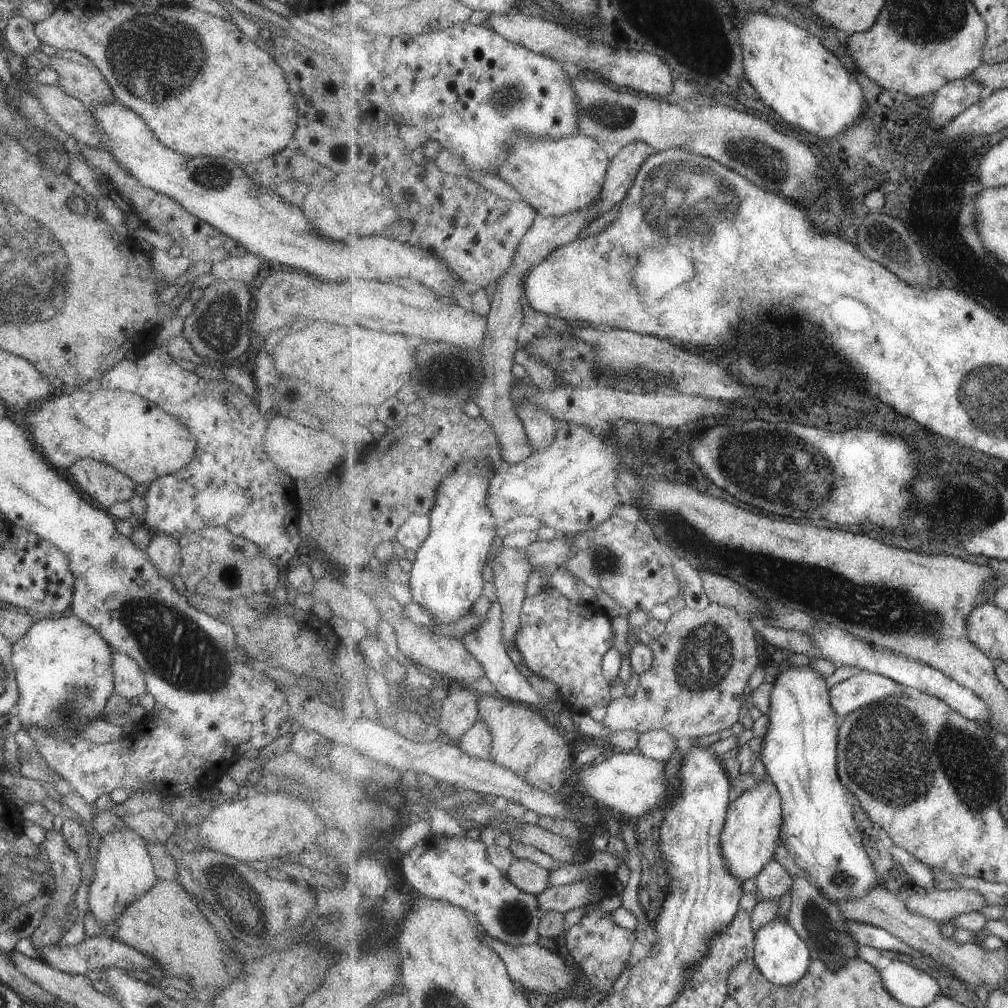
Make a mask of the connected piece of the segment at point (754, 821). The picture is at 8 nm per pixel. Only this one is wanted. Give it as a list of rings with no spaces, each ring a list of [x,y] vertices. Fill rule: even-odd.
[[[768,778],[757,781],[754,785],[754,790],[746,790],[730,804],[729,818],[727,818],[726,829],[722,834],[723,858],[726,859],[731,874],[743,880],[756,877],[766,864],[775,859],[784,821],[783,800],[778,787]]]

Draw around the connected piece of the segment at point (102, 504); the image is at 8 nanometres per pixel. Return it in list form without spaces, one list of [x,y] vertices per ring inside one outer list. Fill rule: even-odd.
[[[93,458],[75,460],[67,471],[75,488],[105,511],[116,502],[125,502],[133,496],[135,483],[113,466]]]

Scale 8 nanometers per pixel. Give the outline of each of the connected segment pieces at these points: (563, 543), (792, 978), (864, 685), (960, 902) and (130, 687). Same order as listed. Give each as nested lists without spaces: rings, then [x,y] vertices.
[[[561,534],[561,536],[550,541],[538,540],[535,543],[531,543],[525,548],[527,556],[529,556],[529,562],[535,568],[545,566],[549,569],[554,569],[575,554],[573,538],[575,538],[575,534]]]
[[[787,918],[775,919],[763,925],[755,934],[755,966],[762,970],[772,983],[777,986],[791,986],[799,982],[812,960],[812,952],[807,941],[799,934]]]
[[[861,671],[830,688],[832,705],[836,713],[843,717],[883,698],[905,695],[908,691],[904,684],[869,671]]]
[[[915,888],[904,895],[907,908],[915,914],[935,920],[941,925],[961,916],[961,914],[977,912],[989,906],[987,898],[975,890],[959,888],[959,890],[925,890]]]
[[[112,650],[111,670],[113,692],[118,696],[130,700],[133,696],[139,698],[147,692],[143,672],[127,654]]]

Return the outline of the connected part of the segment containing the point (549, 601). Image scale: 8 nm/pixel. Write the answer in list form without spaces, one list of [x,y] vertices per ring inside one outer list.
[[[551,584],[524,600],[521,628],[515,646],[527,667],[541,678],[554,682],[566,707],[588,712],[611,704],[609,681],[603,678],[602,662],[613,648],[615,633],[611,617],[597,604],[573,604]]]

